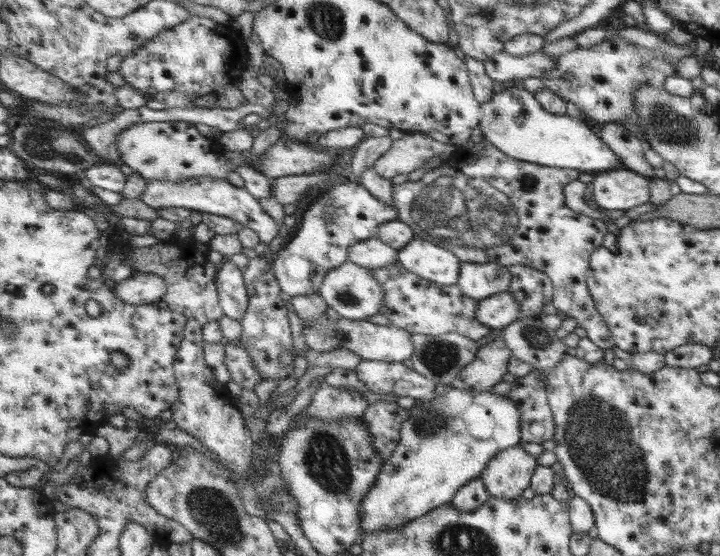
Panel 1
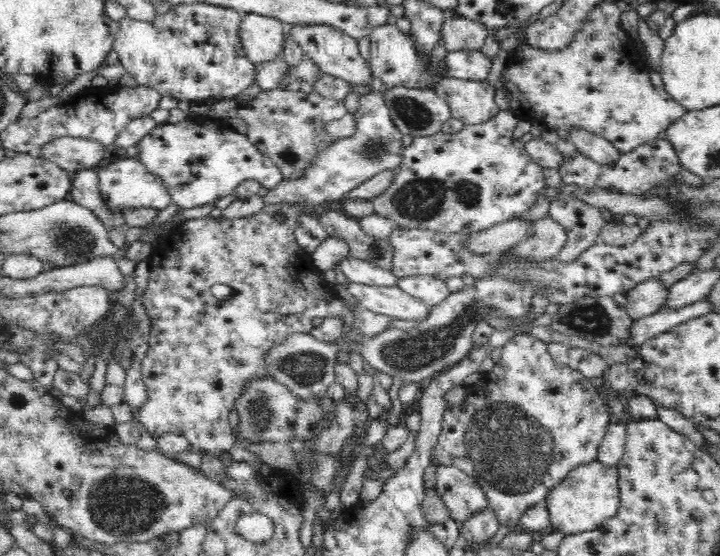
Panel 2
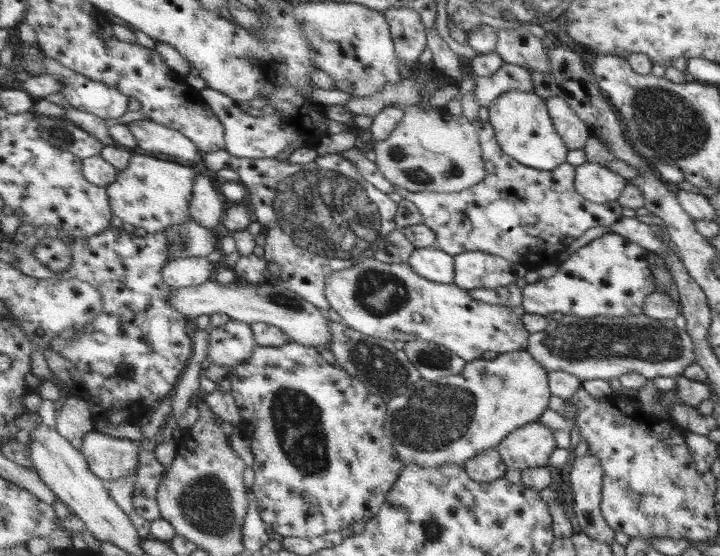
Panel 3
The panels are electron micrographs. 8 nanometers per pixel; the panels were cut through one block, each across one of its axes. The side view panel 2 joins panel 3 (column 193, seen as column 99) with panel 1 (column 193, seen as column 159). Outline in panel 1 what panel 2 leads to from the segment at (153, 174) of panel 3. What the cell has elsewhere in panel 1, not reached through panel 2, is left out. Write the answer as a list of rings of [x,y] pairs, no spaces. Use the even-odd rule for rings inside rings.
[[[197,176],[197,178],[187,181],[165,181],[161,179],[153,179],[147,183],[145,193],[141,195],[141,201],[152,207],[153,209],[161,210],[163,208],[187,208],[192,211],[207,212],[219,216],[228,216],[237,220],[245,227],[252,228],[259,234],[263,244],[269,244],[275,240],[275,236],[283,235],[285,229],[282,224],[277,224],[263,208],[261,204],[255,200],[248,189],[237,187],[221,177],[205,177]]]

